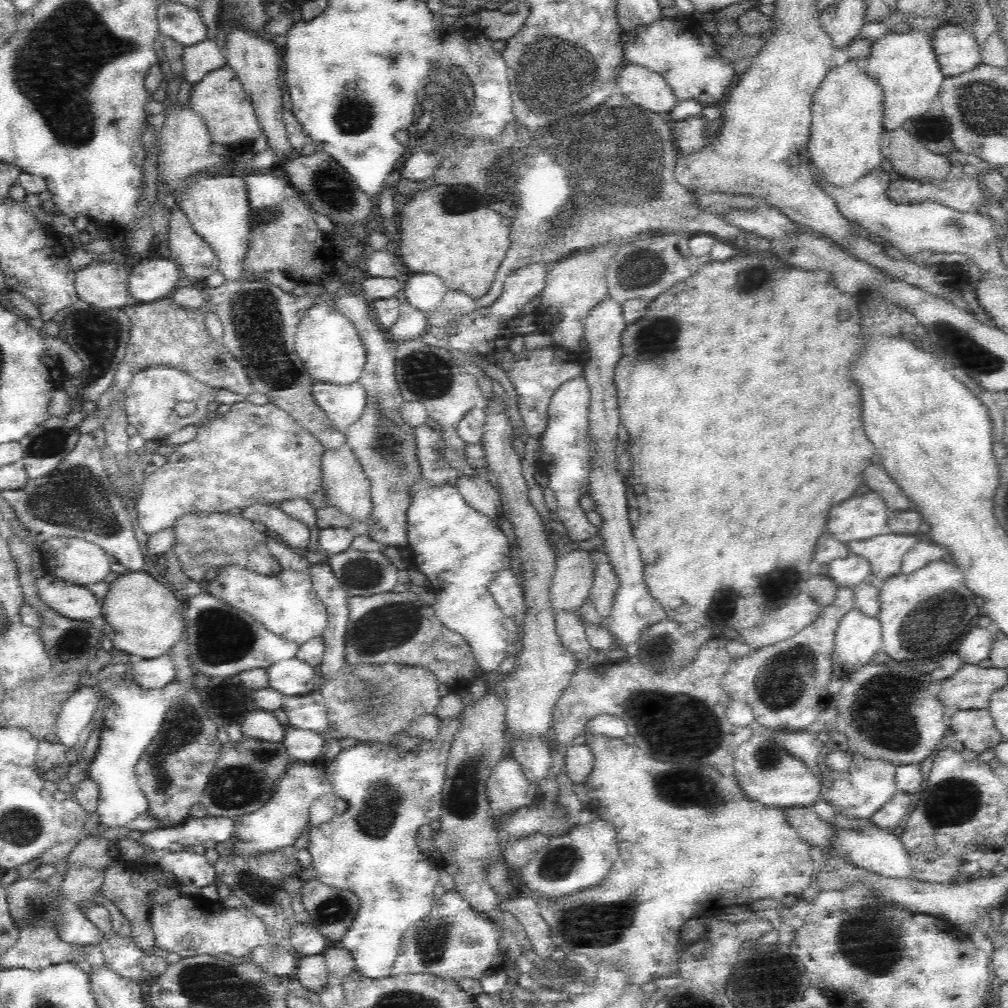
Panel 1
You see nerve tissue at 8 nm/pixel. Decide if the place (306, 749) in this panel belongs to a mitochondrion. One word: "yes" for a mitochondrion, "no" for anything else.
no

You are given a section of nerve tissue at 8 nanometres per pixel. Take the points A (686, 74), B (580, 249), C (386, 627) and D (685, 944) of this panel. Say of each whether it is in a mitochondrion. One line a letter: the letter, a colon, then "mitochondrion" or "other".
A: other
B: other
C: mitochondrion
D: other

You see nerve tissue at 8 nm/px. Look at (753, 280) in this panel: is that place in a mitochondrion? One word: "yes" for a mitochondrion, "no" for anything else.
yes

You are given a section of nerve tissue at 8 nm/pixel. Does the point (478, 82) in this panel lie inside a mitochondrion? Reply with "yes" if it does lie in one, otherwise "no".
no

